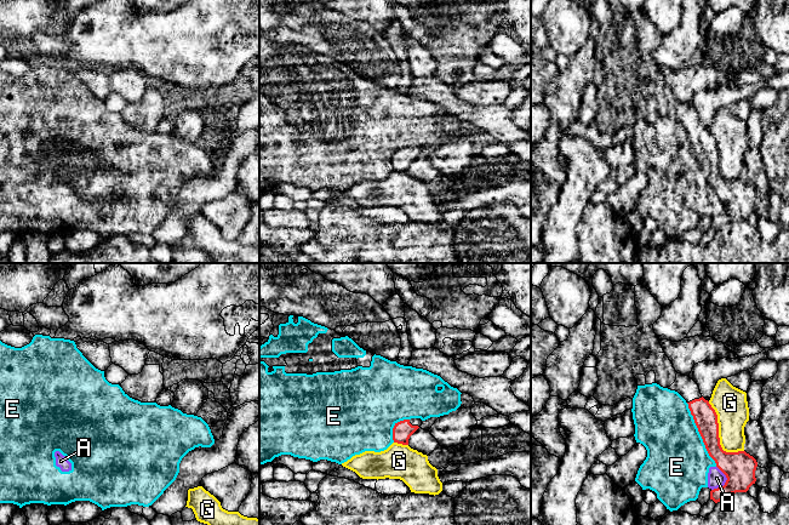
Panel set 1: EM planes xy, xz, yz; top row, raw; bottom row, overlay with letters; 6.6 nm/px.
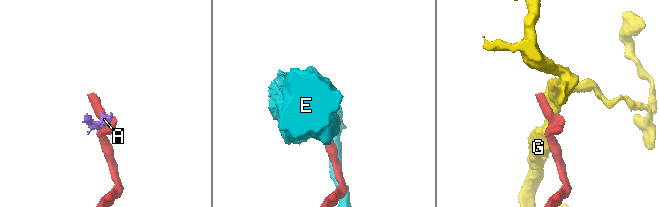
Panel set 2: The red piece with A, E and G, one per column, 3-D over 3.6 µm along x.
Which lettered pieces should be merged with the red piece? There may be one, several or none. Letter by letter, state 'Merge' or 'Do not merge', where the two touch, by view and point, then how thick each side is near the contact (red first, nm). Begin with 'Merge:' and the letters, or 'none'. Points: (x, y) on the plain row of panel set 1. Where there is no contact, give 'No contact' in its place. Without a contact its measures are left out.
Merge: none
A: Do not merge. Touches red at yz (726, 210). Thickness 220 nm (red) against 110 nm
E: Do not merge. Touches red at yz (699, 161). Thickness 160 nm (red) against 420 nm
G: Do not merge. Touches red at yz (718, 164). Thickness 200 nm (red) against 220 nm

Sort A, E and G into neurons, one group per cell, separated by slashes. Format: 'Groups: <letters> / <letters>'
Groups: A E / G

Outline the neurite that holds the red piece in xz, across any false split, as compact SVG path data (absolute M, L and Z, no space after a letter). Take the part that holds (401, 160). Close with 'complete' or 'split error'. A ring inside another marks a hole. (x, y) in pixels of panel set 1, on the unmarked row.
M421 147L404 148L395 152L393 156L394 171L408 173L410 165L422 154Z | split error

